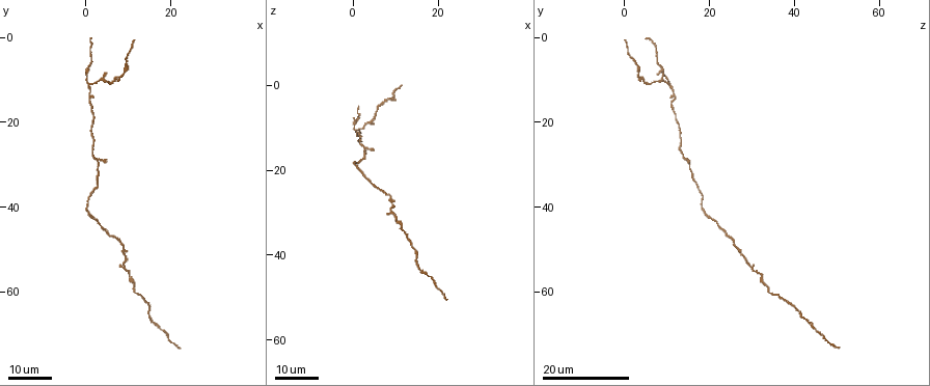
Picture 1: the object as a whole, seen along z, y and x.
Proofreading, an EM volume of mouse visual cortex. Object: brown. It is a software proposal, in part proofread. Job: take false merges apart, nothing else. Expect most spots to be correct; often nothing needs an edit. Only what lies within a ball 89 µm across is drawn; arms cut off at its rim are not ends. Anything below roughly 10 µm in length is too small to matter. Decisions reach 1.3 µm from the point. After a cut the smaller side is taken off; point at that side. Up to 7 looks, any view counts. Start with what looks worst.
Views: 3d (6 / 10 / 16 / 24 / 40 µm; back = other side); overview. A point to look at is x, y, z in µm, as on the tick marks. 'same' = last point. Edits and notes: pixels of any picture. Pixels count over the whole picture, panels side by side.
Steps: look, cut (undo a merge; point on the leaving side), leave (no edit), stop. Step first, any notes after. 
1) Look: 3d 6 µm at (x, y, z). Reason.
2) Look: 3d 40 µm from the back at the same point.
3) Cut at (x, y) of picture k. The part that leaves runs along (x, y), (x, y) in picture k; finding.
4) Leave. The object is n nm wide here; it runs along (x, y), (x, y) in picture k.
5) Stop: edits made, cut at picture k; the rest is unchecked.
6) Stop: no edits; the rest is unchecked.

Look: 3d 24 µm at (0.5, 11.0, 10.5). Side arm on a straight run.

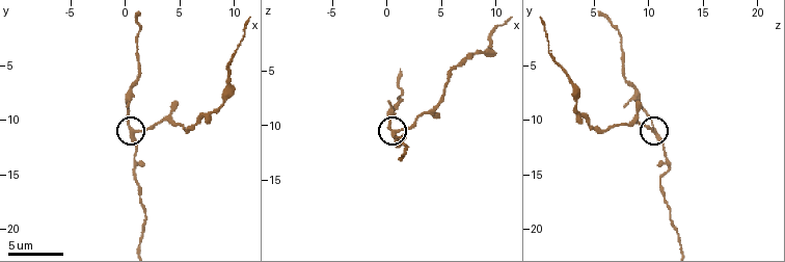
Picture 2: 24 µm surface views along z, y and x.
Look: 3d 10 µm at (0.8, 11.0, 10.6).

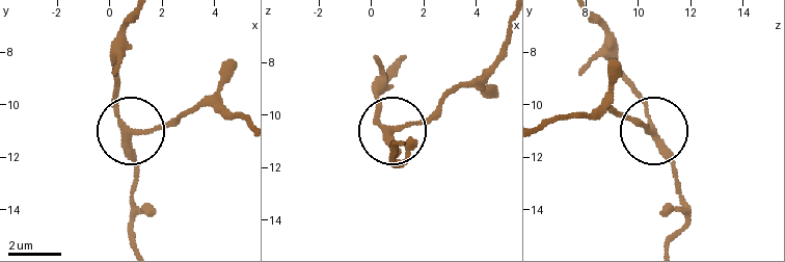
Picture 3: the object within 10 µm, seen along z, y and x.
Leave. The object is 210 nm wide here; one cell here.

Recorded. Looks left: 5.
Look: 3d 16 µm at (9.0, 51.0, 27.5). Narrows sharply.

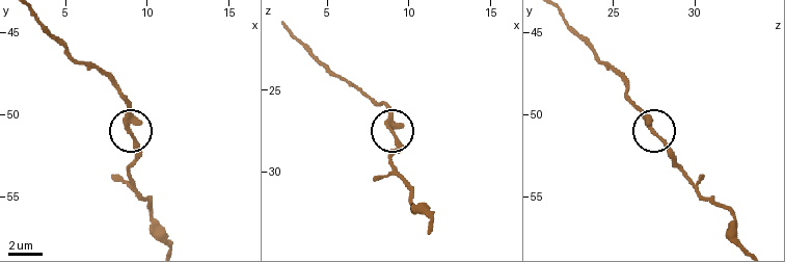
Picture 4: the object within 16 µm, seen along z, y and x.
Look: 3d 10 µm at (9.2, 51.3, 27.6). Closer look.

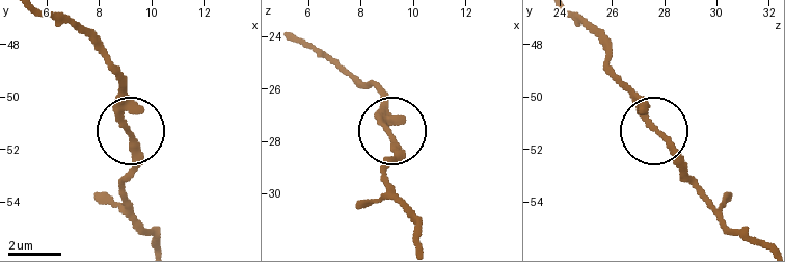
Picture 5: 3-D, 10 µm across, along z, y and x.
Leave. It runs along (299, 43), (319, 49), (377, 92), (393, 138), (385, 177) in picture 5; one cell here.

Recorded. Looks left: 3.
Look: 3d 10 µm at (4.4, 10.4, 8.2). Three-way junction.

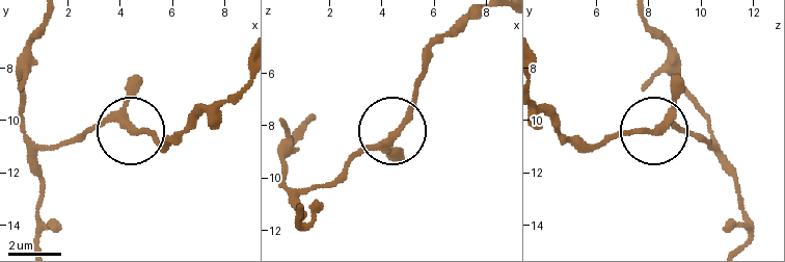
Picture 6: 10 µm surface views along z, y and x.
Leave. 3 arms meet here; one cell here.

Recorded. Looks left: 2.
Stop: no edits; the rest is unchecked.

